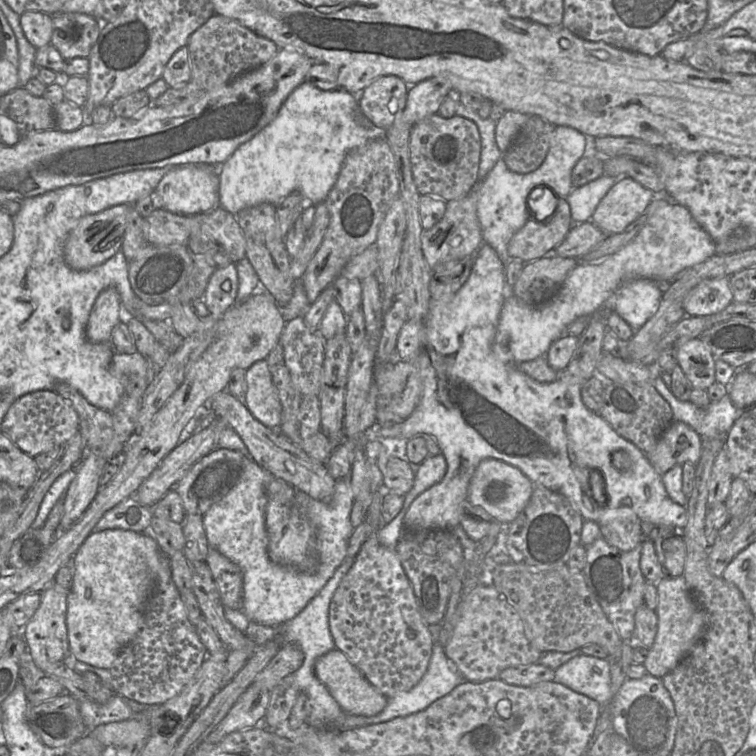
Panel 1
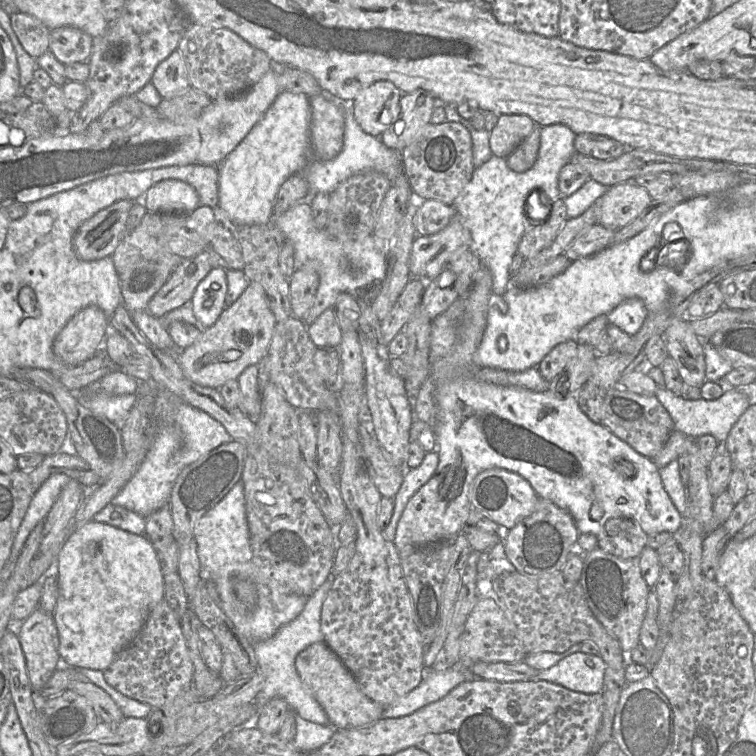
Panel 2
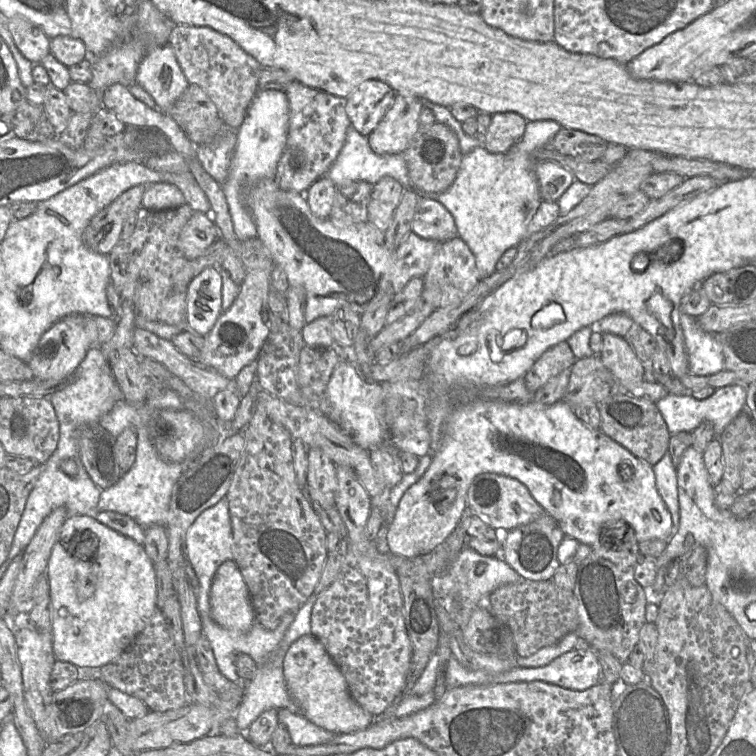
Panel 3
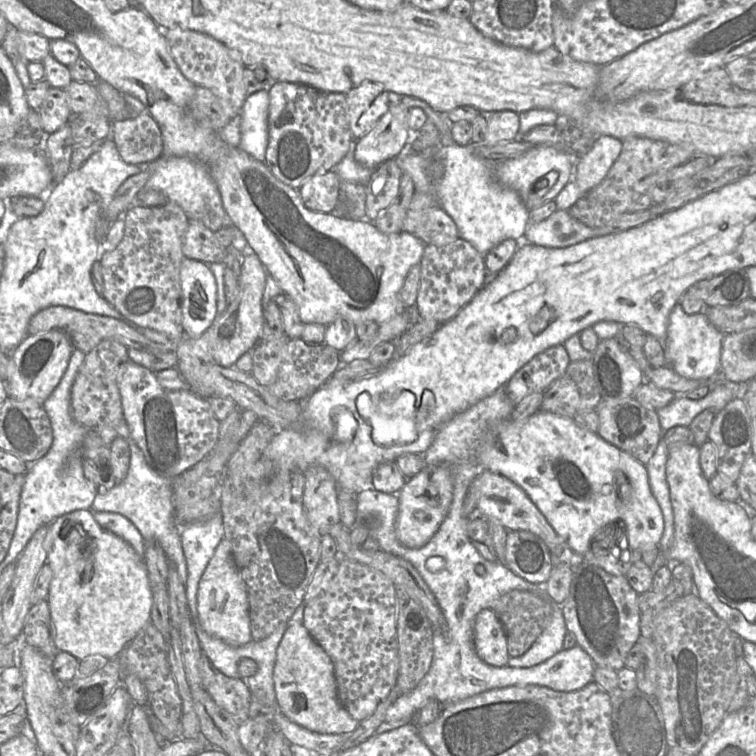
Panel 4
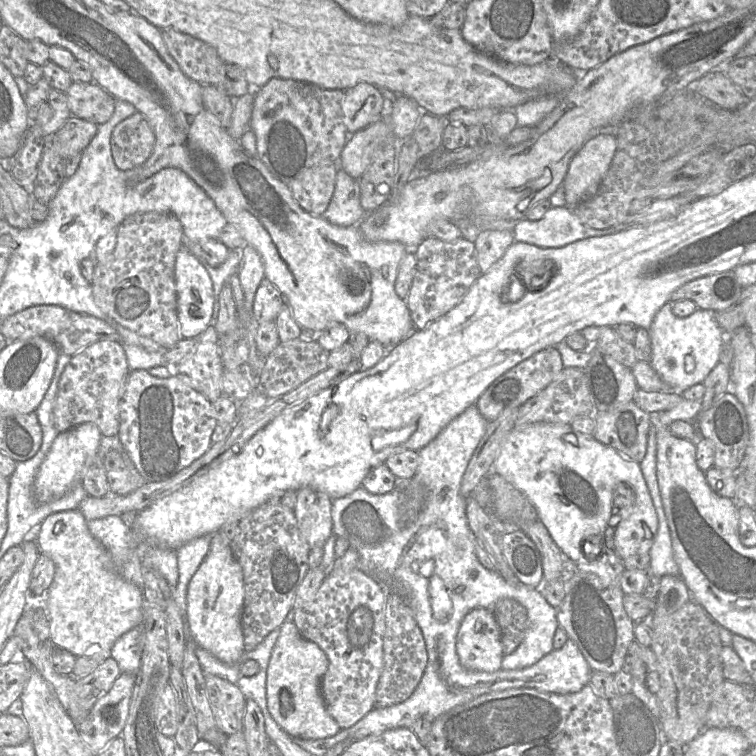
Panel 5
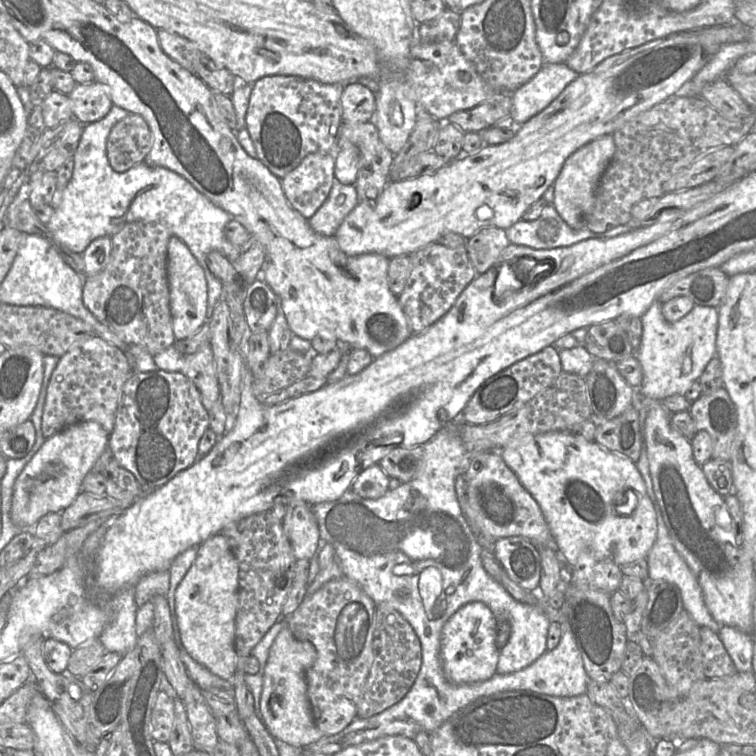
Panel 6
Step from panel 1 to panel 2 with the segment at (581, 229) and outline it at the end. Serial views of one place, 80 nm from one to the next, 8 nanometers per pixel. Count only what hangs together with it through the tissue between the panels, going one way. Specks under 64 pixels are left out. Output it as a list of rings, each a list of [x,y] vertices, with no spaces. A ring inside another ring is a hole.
[[[596,223],[578,236],[563,255],[572,262],[593,256],[612,244],[615,232]]]

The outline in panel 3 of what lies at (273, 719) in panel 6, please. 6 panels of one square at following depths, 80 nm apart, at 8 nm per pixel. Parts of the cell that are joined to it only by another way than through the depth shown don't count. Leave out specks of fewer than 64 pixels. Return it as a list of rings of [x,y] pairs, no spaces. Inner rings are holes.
[[[312,634],[300,637],[290,646],[283,661],[283,674],[299,713],[318,727],[335,734],[349,734],[375,722],[375,717],[352,698],[345,677]]]

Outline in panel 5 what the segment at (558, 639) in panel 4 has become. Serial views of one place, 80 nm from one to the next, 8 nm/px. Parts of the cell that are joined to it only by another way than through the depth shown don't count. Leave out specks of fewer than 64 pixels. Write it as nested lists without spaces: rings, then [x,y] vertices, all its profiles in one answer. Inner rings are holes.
[[[521,587],[518,594],[511,594],[527,610],[528,627],[518,648],[504,655],[501,669],[516,670],[532,666],[554,650],[553,638],[559,623],[557,611],[536,588]]]

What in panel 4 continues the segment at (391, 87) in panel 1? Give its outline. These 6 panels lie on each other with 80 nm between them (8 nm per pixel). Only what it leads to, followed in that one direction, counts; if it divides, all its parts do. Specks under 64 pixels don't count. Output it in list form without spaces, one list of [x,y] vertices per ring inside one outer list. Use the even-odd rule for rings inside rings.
[[[363,81],[345,95],[348,125],[357,140],[365,136],[387,112],[389,92],[378,83]]]

